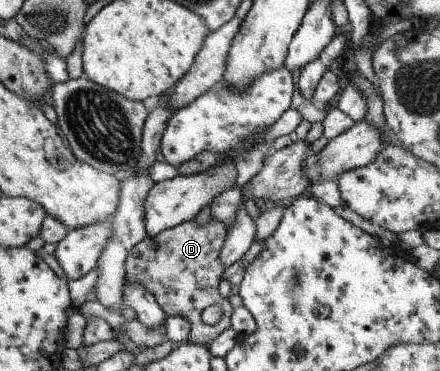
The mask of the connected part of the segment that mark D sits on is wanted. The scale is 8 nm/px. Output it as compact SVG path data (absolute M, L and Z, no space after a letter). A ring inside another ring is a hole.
M213 218L207 226L199 227L195 221L185 221L152 237L143 237L129 252L124 262L124 280L141 283L149 291L165 316L185 317L190 322L188 342L209 344L214 336L230 326L231 305L218 291L223 268L219 262L225 226ZM207 306L218 307L218 322L204 324L199 315Z

